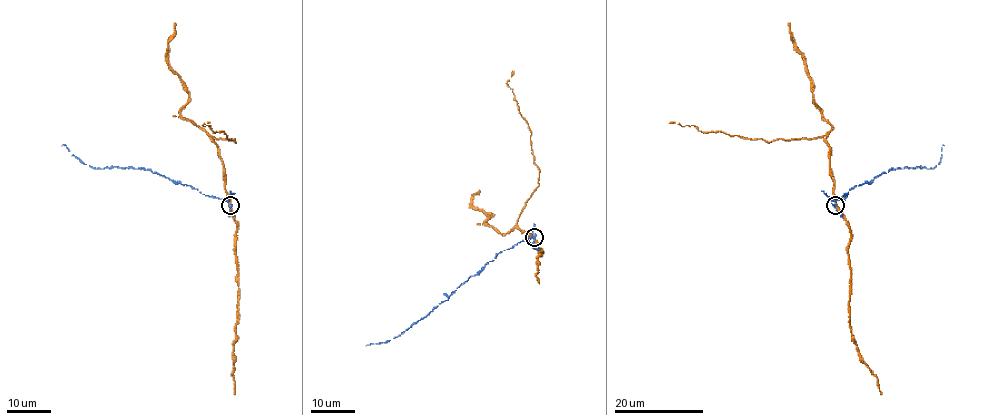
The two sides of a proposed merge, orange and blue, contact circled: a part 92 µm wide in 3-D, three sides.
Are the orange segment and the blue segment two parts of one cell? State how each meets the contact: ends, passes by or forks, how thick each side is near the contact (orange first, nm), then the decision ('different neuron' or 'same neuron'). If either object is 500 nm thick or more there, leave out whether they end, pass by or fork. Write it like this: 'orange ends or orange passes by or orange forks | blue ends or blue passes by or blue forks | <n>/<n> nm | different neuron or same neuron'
orange passes by | blue ends | 440/280 nm | different neuron

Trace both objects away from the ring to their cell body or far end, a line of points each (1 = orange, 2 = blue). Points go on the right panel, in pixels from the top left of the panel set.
1: (836, 205), (829, 146), (822, 137), (766, 142), (720, 131), (701, 132), (693, 125), (669, 123)
2: (835, 206), (836, 200), (847, 195), (850, 188), (890, 170), (934, 168), (944, 145)

